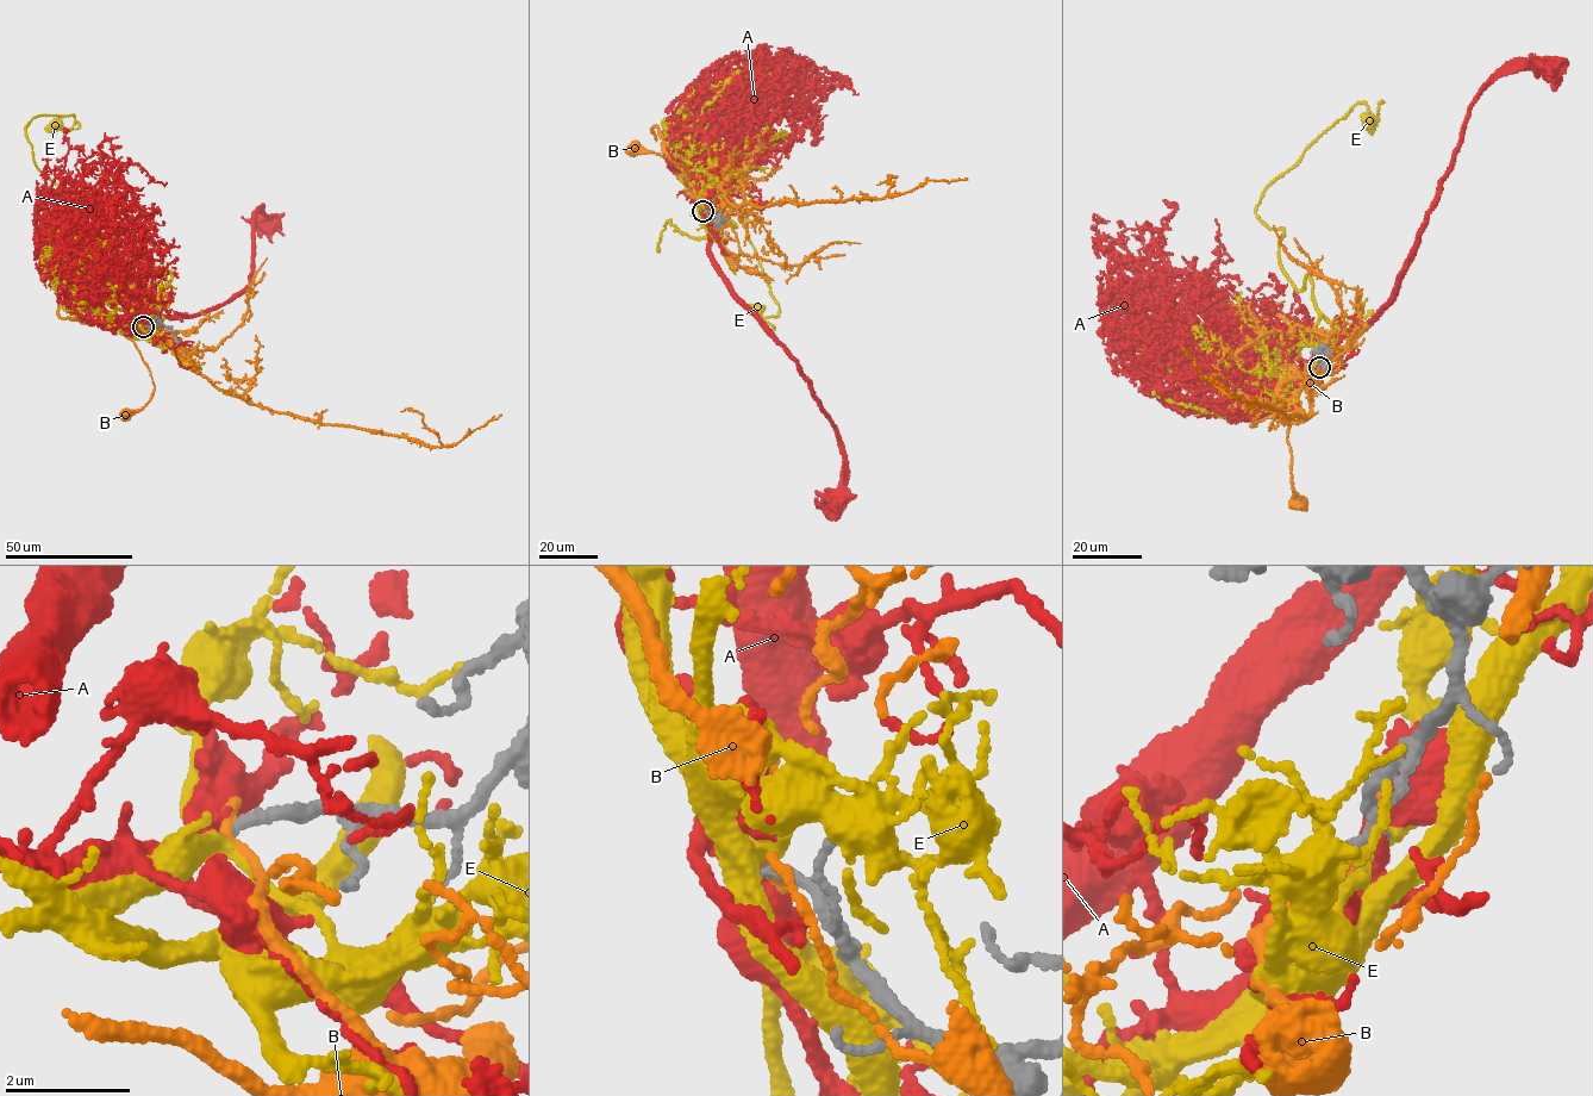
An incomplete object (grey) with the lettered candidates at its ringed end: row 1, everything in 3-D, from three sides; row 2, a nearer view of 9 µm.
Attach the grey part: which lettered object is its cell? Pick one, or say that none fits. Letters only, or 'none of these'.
A

